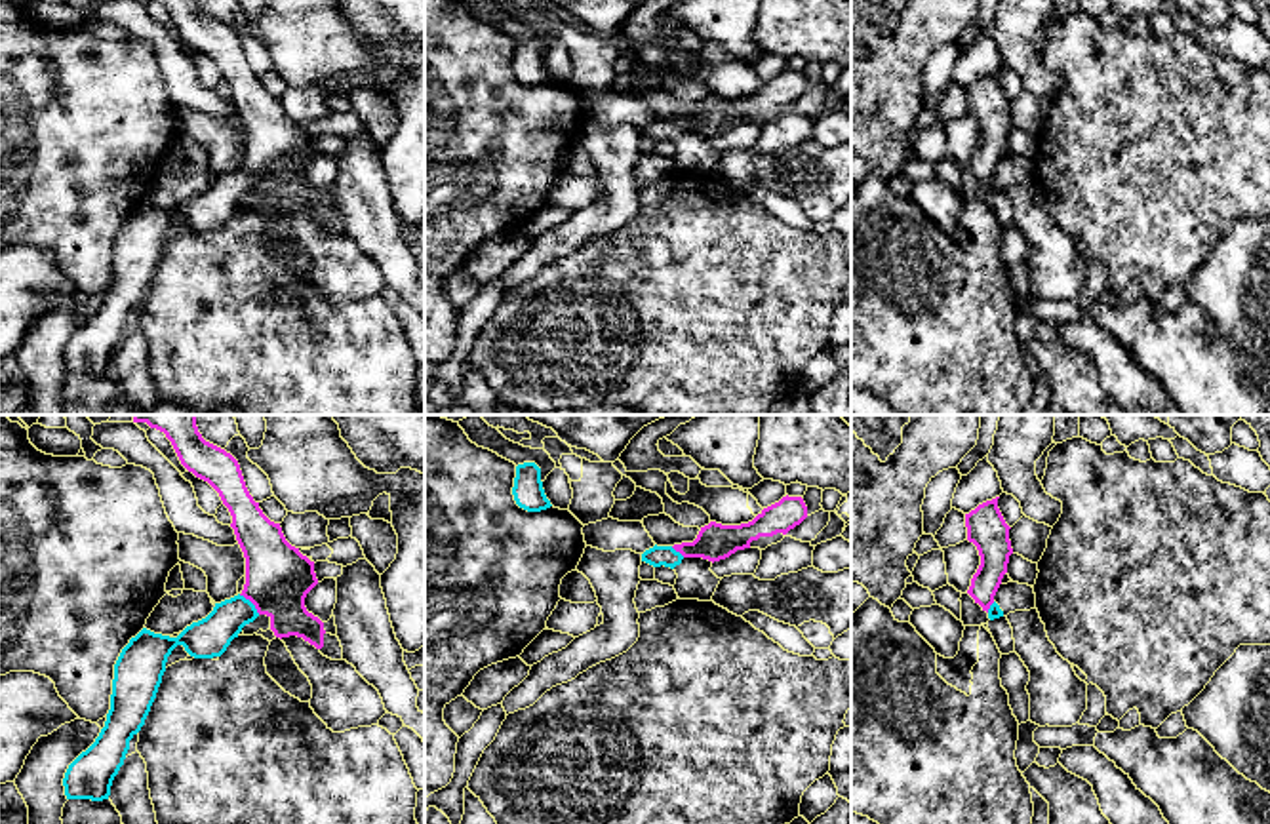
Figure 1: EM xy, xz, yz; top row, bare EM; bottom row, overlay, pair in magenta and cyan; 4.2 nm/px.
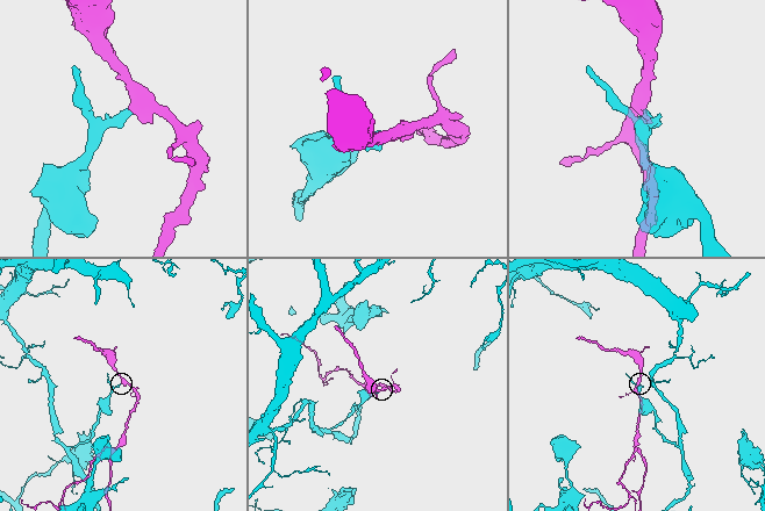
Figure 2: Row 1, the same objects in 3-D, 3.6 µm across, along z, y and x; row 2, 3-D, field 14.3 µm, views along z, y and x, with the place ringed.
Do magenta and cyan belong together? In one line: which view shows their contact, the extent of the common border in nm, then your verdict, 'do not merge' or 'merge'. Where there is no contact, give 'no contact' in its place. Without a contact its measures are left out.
xy | 130 nm | do not merge

